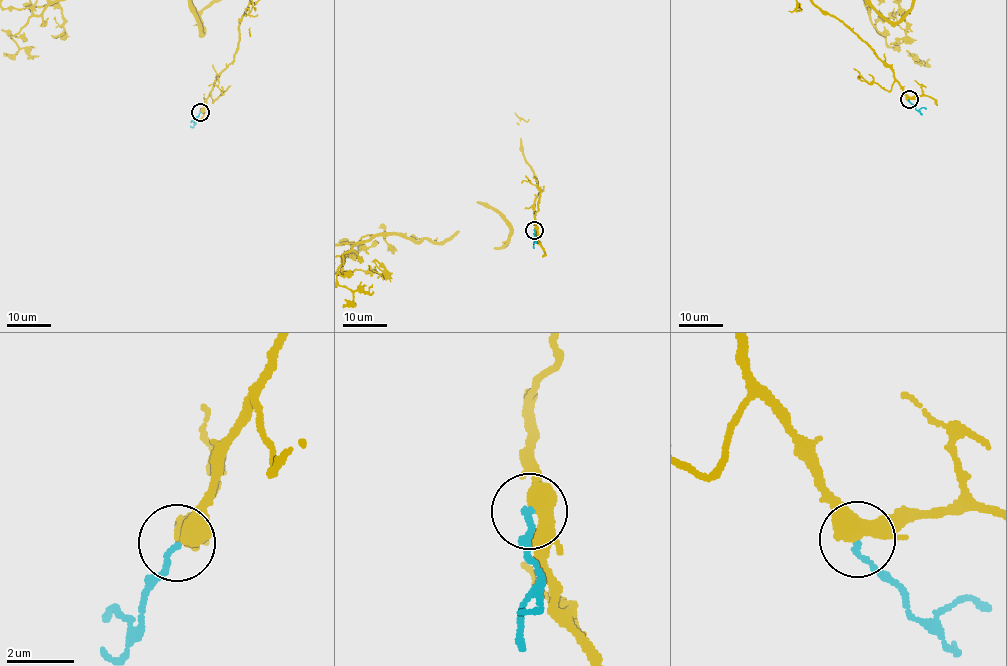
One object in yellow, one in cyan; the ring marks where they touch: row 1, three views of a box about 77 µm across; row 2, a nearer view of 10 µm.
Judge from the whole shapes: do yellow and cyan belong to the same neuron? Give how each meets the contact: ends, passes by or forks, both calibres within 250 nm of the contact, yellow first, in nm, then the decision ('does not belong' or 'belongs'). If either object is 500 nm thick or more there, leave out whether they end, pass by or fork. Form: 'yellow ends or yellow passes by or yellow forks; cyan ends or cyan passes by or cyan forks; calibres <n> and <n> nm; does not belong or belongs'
yellow forks; cyan ends; calibres 380 and 150 nm; belongs

